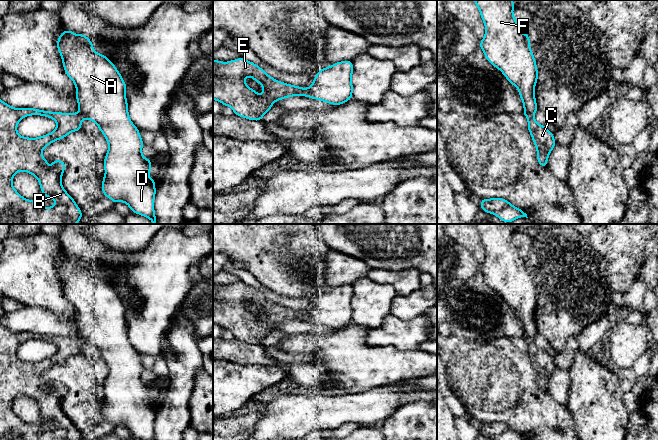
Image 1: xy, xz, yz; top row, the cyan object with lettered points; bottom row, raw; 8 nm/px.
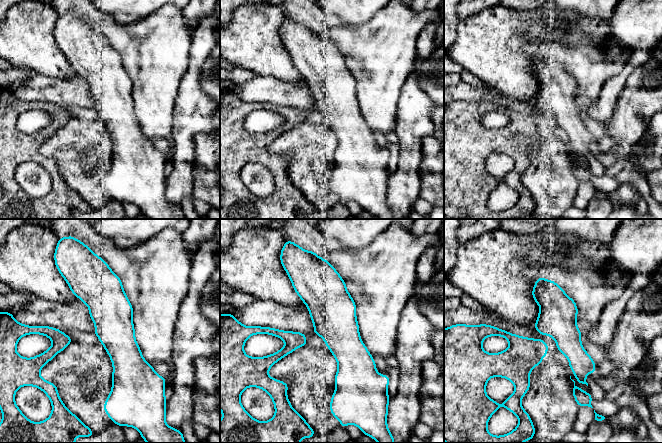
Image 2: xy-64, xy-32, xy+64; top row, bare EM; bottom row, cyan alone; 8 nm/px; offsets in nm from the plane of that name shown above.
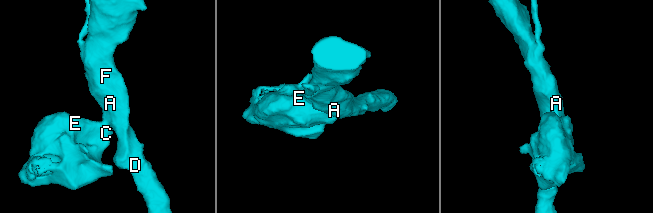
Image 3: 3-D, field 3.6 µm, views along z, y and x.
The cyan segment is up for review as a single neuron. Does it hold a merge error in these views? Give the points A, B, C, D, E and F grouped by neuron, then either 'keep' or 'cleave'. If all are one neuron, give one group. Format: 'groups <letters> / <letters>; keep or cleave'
groups A D F / B C E; cleave

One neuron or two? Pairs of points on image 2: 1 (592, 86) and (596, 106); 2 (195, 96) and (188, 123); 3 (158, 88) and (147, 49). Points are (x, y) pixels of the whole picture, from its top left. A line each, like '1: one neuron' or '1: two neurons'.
1: two neurons
2: one neuron
3: one neuron

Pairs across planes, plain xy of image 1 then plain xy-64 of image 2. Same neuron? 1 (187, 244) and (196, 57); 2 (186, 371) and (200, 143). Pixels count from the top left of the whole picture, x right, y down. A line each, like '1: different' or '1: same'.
1: different
2: different

